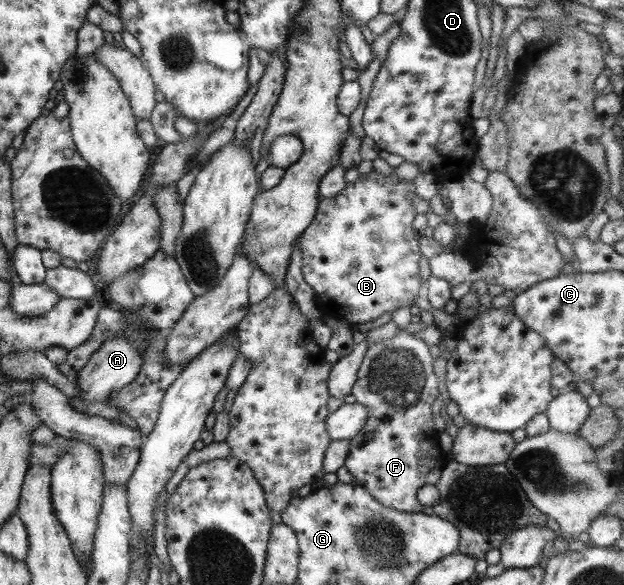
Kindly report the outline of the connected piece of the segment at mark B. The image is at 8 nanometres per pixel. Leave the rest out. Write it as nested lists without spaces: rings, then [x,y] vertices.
[[[374,170],[367,175],[358,176],[355,182],[346,186],[334,196],[319,200],[316,215],[304,232],[297,238],[302,262],[304,282],[314,290],[318,310],[336,320],[346,320],[352,324],[370,322],[383,312],[392,312],[404,306],[410,307],[418,296],[421,287],[419,278],[418,238],[420,235],[411,227],[416,213],[411,201],[414,195],[411,181],[398,179],[394,172],[387,178],[376,174]]]

